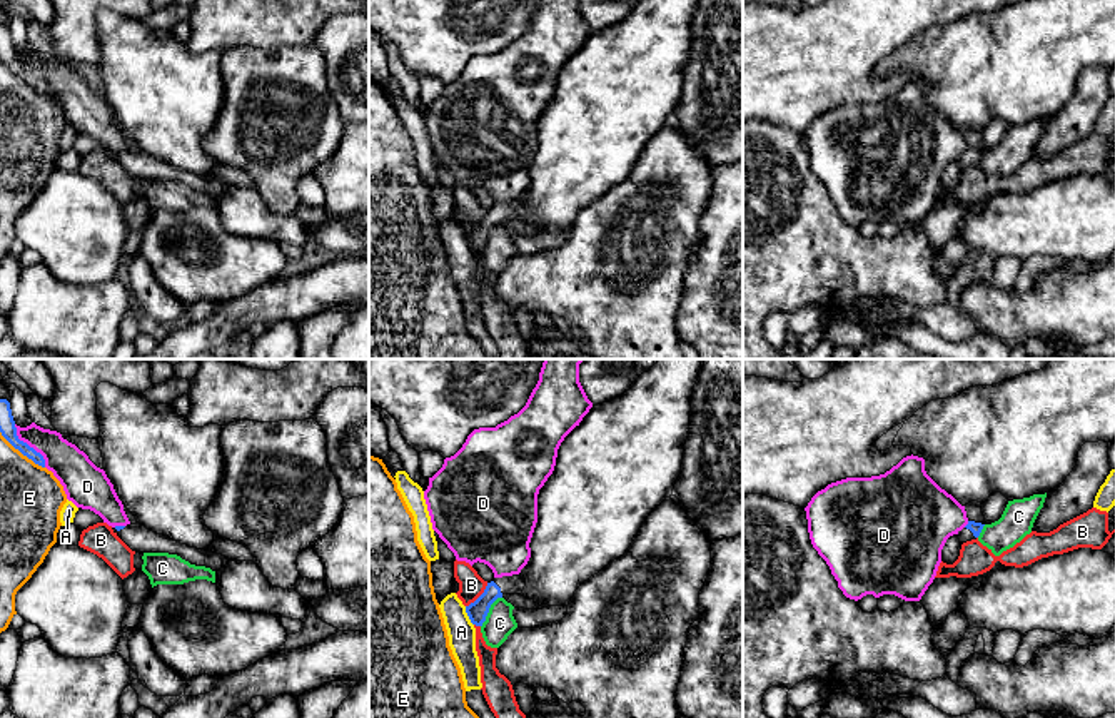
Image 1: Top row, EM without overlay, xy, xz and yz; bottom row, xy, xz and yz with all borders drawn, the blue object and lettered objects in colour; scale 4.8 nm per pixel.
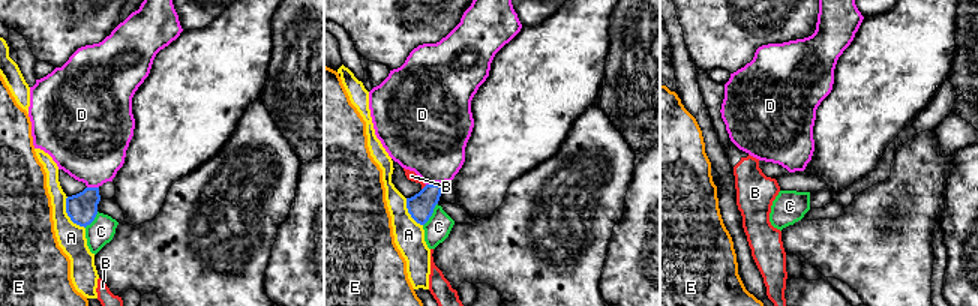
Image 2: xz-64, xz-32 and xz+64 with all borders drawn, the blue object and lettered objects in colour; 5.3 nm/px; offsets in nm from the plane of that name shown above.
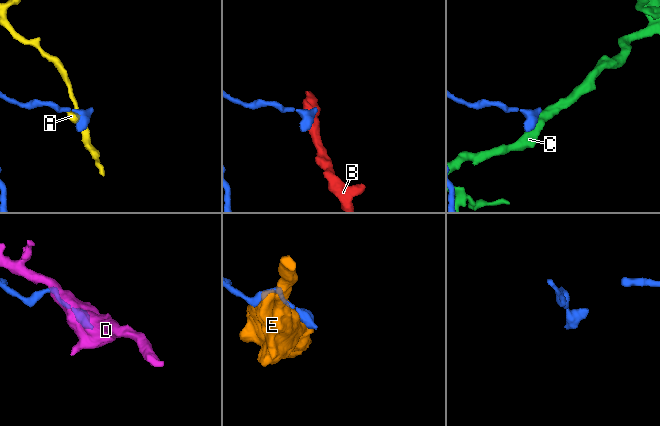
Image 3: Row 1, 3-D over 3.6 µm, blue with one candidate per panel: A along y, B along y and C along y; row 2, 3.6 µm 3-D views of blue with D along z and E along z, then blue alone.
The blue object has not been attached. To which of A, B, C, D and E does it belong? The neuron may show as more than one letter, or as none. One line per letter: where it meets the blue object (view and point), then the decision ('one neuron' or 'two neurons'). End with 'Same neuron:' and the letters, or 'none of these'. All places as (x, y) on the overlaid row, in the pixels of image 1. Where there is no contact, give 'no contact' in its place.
A: xz (469, 616) | two neurons
B: xz (479, 596) | two neurons
C: xz (488, 611) | two neurons
D: xy (27, 444) | two neurons
E: xy (22, 453) | two neurons
Same neuron: none of these

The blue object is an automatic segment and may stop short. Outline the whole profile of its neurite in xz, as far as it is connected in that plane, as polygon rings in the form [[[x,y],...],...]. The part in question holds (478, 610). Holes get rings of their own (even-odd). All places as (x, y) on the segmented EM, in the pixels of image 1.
[[[521,574],[494,578],[487,583],[484,593],[469,606],[466,606],[466,613],[472,624],[482,626],[486,616],[489,613],[491,604],[502,598],[504,594],[521,594],[526,583]]]

